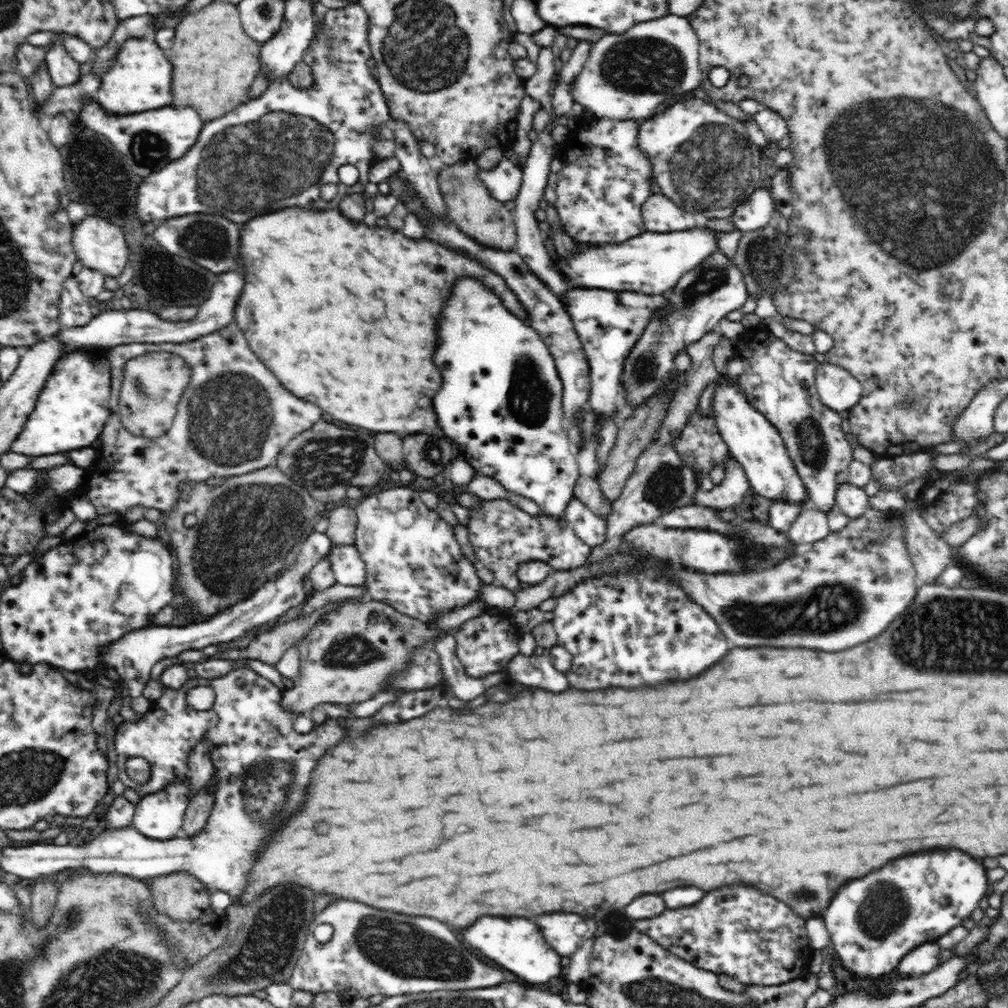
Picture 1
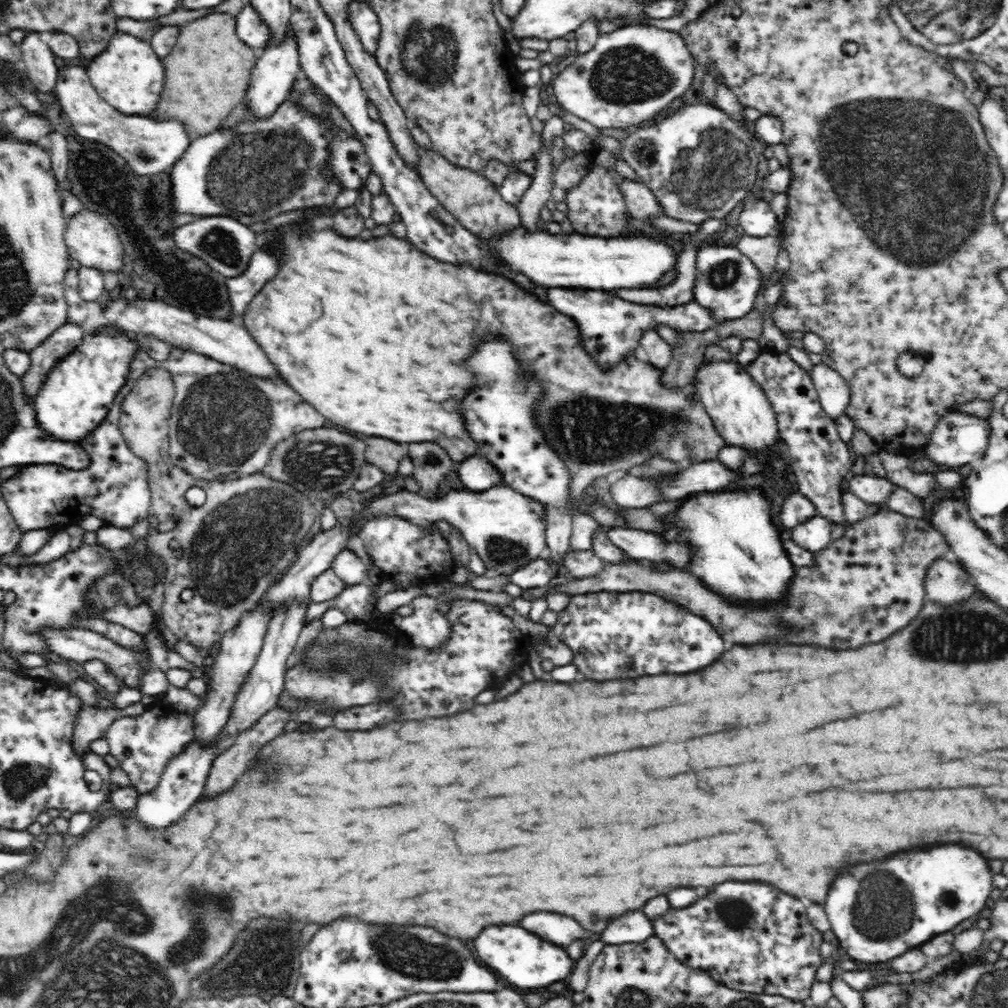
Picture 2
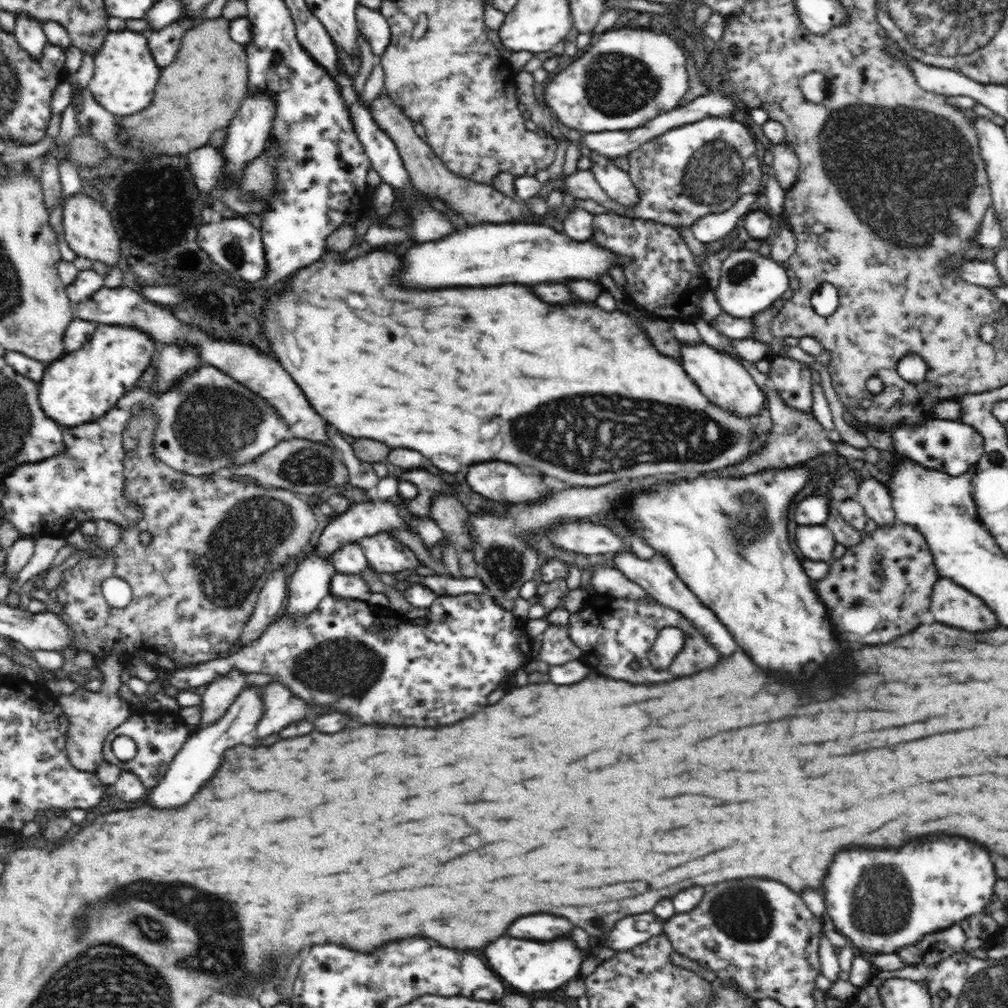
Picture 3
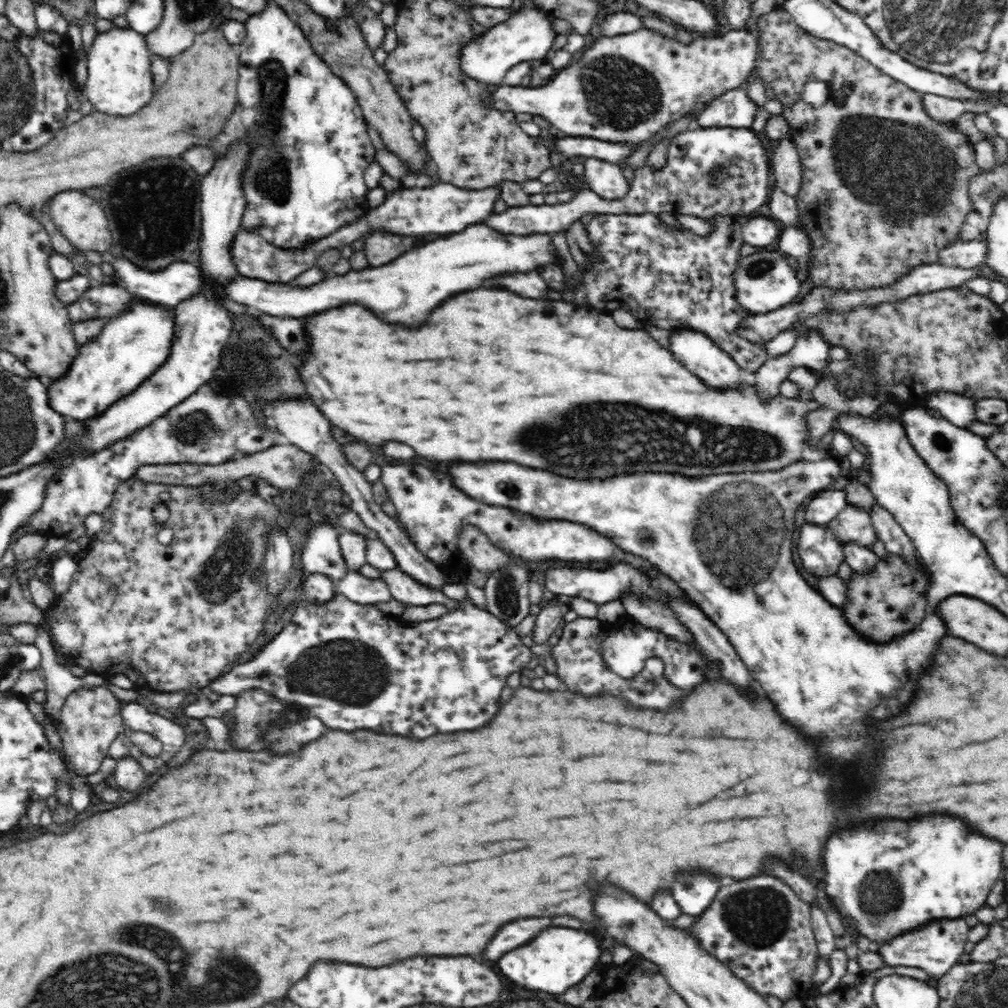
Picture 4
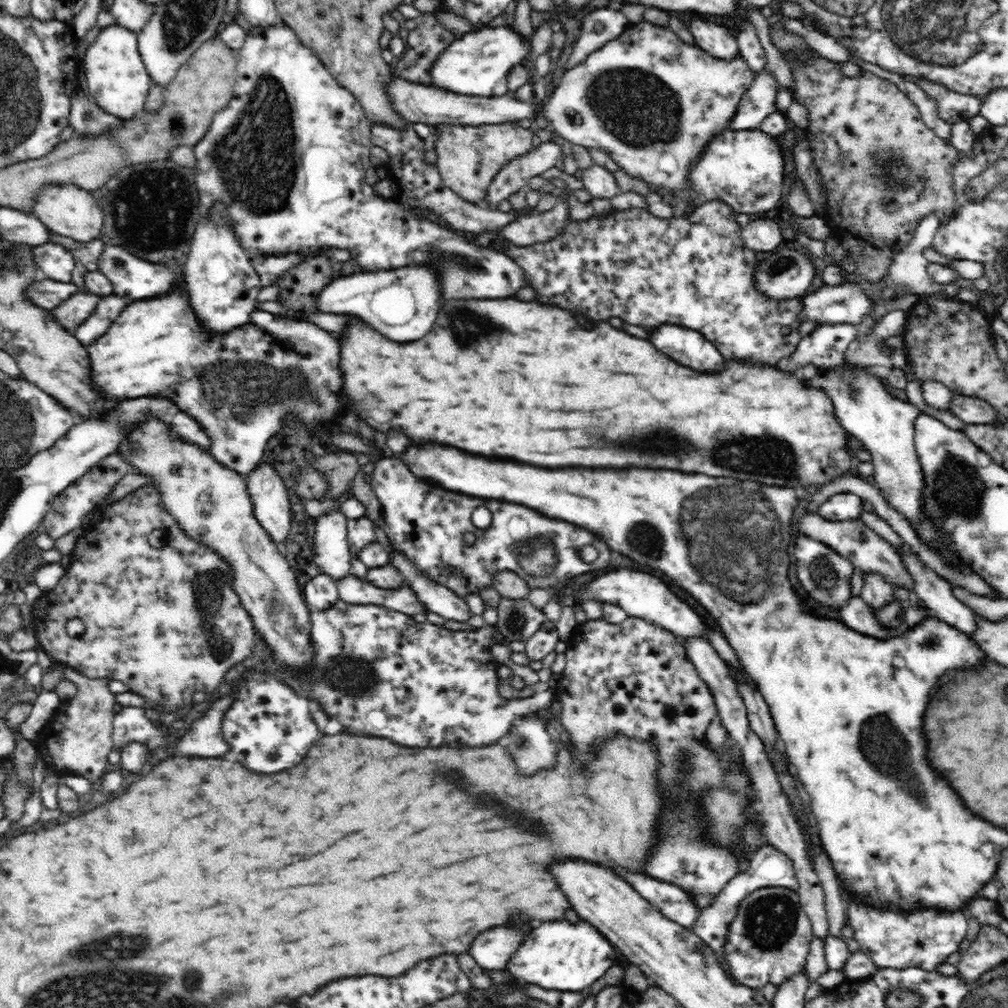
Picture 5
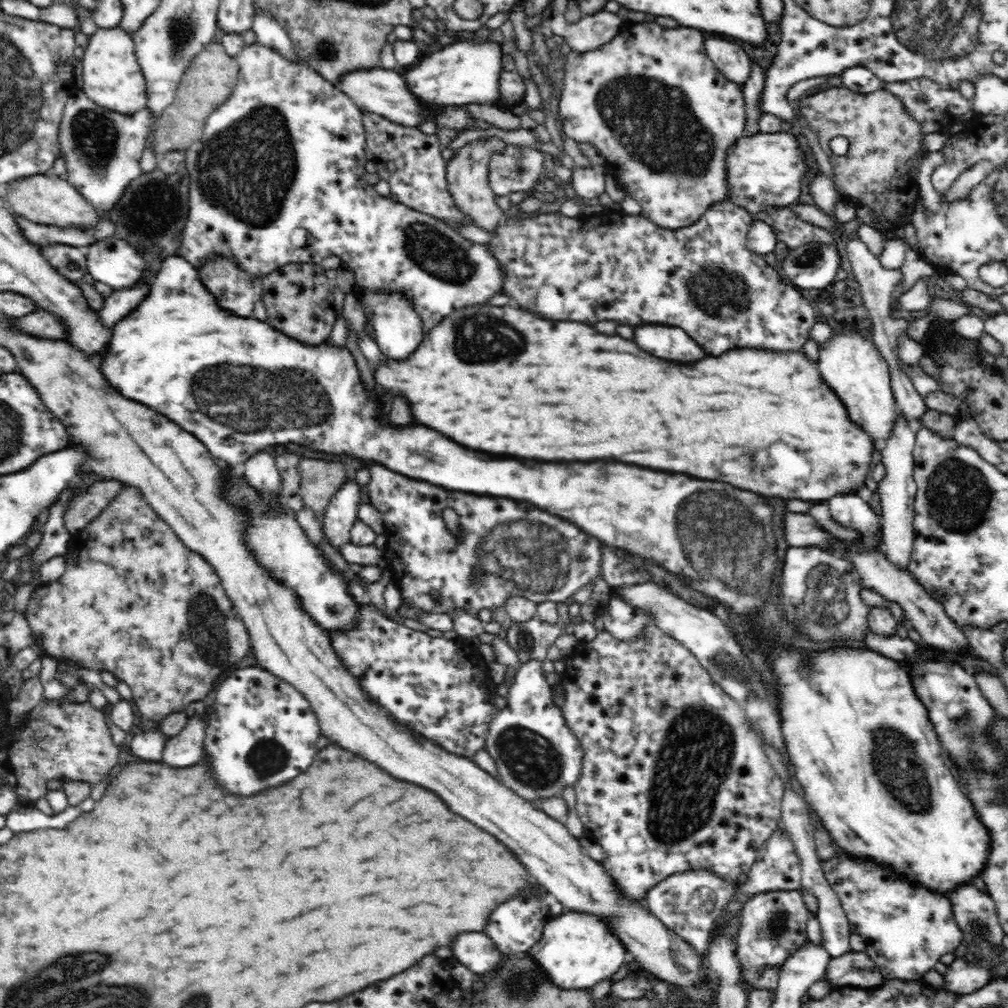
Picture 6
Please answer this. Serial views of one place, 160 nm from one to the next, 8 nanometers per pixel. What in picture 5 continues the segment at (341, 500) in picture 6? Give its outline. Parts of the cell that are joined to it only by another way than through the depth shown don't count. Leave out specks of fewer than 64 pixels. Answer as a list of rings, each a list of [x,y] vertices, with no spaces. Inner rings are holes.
[[[337,508],[314,521],[316,534],[312,538],[315,547],[312,549],[313,562],[320,568],[320,572],[334,579],[348,576],[350,560],[354,554],[350,552],[347,542],[347,518]]]

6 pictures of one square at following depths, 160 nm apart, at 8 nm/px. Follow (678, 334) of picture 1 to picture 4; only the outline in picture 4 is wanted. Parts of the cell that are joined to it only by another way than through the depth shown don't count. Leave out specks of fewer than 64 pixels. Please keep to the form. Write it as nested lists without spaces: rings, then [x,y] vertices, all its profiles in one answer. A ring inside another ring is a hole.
[[[780,250],[756,252],[740,259],[739,267],[734,274],[735,299],[739,308],[746,309],[749,314],[766,314],[777,308],[793,303],[801,288],[796,267],[791,259]]]

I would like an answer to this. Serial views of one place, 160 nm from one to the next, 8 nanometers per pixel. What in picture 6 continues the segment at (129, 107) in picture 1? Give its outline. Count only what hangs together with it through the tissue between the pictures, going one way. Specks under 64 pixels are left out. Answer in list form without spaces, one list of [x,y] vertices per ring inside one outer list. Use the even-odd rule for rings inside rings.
[[[119,26],[98,28],[91,36],[82,55],[80,76],[87,97],[102,108],[131,115],[147,107],[146,81],[135,55],[133,38]]]

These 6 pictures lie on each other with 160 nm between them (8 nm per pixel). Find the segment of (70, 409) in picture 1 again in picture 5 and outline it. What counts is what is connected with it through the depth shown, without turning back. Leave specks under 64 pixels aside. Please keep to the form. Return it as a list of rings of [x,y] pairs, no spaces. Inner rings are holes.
[[[178,286],[160,294],[160,298],[130,302],[106,334],[87,348],[91,384],[96,385],[105,400],[120,402],[144,395],[164,395],[166,399],[174,400],[178,411],[192,414],[208,431],[212,438],[209,452],[213,457],[244,478],[260,462],[268,440],[284,426],[284,416],[294,414],[310,432],[314,432],[316,426],[328,426],[342,416],[342,398],[338,398],[342,378],[338,378],[338,366],[334,366],[334,380],[316,378],[316,372],[306,370],[308,366],[320,366],[318,358],[310,362],[310,358],[280,344],[252,324],[234,328],[232,332],[212,334],[200,326],[188,298],[185,286]]]

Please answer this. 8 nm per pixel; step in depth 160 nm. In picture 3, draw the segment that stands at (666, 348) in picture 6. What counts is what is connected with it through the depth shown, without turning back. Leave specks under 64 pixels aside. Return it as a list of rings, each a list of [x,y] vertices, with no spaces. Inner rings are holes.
[[[704,342],[685,343],[681,348],[681,363],[690,379],[698,385],[702,395],[731,416],[755,418],[760,416],[766,406],[766,394],[758,387],[754,378],[748,374],[740,360],[736,360],[726,351],[718,350]]]

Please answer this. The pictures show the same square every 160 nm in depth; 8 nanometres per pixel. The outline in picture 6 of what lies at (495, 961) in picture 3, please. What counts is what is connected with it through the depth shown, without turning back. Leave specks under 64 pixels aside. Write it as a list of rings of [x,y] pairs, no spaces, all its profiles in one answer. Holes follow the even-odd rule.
[[[565,910],[546,922],[544,936],[526,952],[526,956],[540,966],[546,979],[563,989],[591,989],[598,982],[608,979],[626,962],[626,949],[614,937],[606,921],[592,914]]]

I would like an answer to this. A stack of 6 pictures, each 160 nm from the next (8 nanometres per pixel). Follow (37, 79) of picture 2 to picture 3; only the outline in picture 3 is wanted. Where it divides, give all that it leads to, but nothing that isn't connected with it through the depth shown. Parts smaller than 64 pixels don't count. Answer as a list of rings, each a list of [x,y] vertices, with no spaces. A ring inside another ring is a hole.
[[[26,13],[17,14],[15,17],[14,37],[24,49],[24,52],[33,57],[33,60],[42,60],[45,44],[48,43],[47,36],[43,31],[43,23],[34,20]]]

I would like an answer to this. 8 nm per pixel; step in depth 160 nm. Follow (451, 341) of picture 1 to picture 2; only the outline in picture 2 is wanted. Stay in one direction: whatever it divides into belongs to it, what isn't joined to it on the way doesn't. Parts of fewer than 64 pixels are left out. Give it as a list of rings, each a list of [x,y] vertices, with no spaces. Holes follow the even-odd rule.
[[[498,338],[484,342],[466,366],[476,374],[476,380],[486,382],[470,392],[462,402],[468,432],[478,443],[477,454],[490,461],[499,473],[501,484],[538,501],[546,509],[546,543],[554,564],[571,549],[570,473],[565,461],[548,446],[547,438],[534,420],[532,404],[540,398],[540,388],[536,382],[522,382],[520,368],[512,358],[512,346]]]

